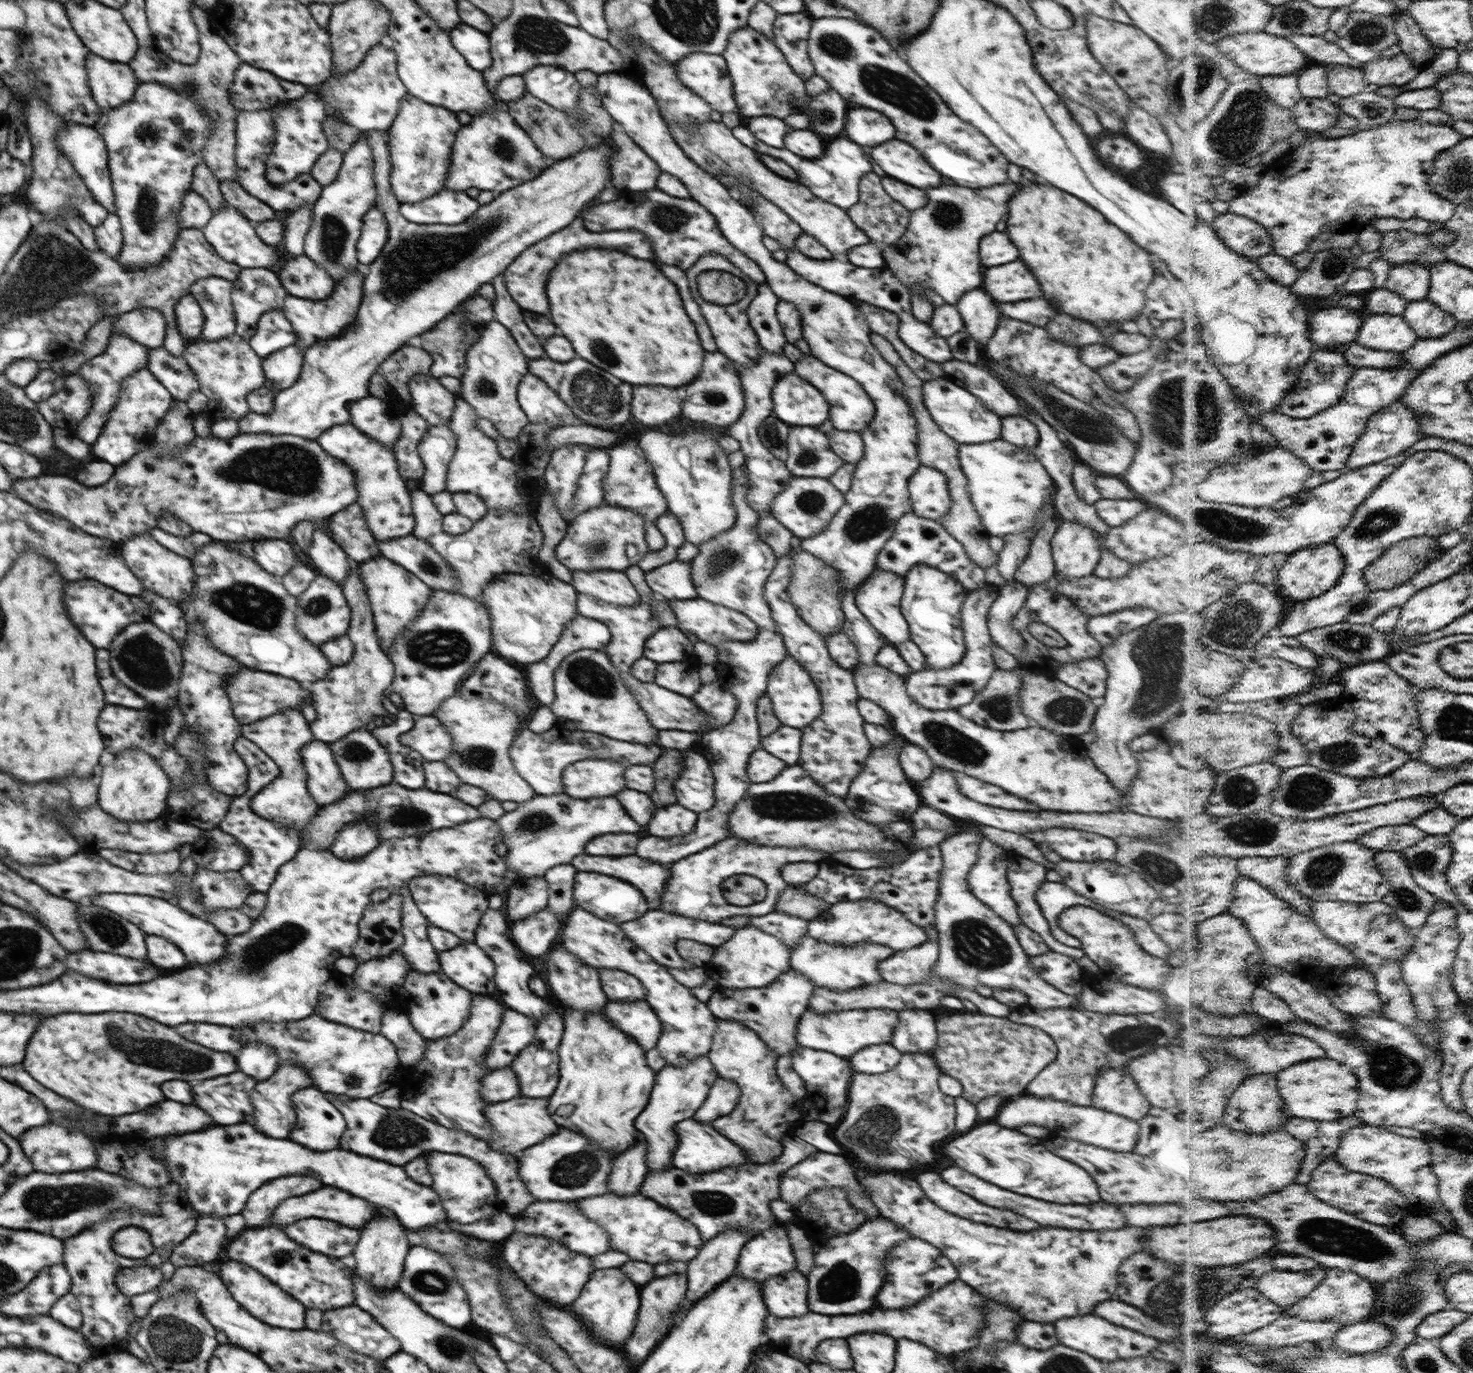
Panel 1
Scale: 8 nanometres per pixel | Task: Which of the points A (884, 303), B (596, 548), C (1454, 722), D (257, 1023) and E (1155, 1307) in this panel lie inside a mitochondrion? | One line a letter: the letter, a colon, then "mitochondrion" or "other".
A: other
B: mitochondrion
C: mitochondrion
D: other
E: mitochondrion

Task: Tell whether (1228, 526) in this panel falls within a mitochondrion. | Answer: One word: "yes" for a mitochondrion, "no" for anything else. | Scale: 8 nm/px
yes

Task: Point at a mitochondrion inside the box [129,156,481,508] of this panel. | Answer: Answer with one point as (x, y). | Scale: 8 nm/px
(285, 468)

